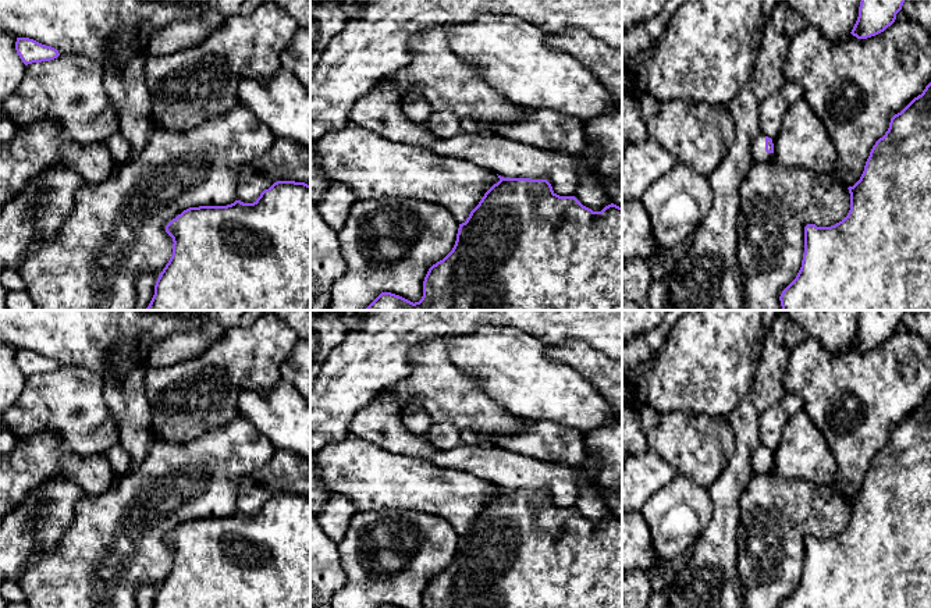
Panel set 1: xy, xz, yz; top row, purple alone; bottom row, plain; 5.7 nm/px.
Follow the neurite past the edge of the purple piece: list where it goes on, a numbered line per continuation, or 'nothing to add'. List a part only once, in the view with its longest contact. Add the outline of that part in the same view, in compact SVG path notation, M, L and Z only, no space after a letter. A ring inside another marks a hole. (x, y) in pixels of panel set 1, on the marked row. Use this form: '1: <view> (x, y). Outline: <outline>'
1: yz (757, 148). Outline: M760 134L750 145L750 153L754 163L771 161L774 153L765 152L765 135Z

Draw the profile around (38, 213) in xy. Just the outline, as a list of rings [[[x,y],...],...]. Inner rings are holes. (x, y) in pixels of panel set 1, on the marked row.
[[[57,164],[31,179],[22,192],[13,196],[0,210],[0,273],[7,269],[18,269],[25,253],[33,242],[51,242],[58,234],[74,207],[74,196],[86,181],[67,166]]]

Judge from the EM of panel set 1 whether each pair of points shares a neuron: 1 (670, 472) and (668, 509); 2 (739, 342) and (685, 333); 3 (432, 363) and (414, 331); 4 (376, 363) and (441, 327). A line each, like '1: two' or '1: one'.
1: two
2: one
3: two
4: one

